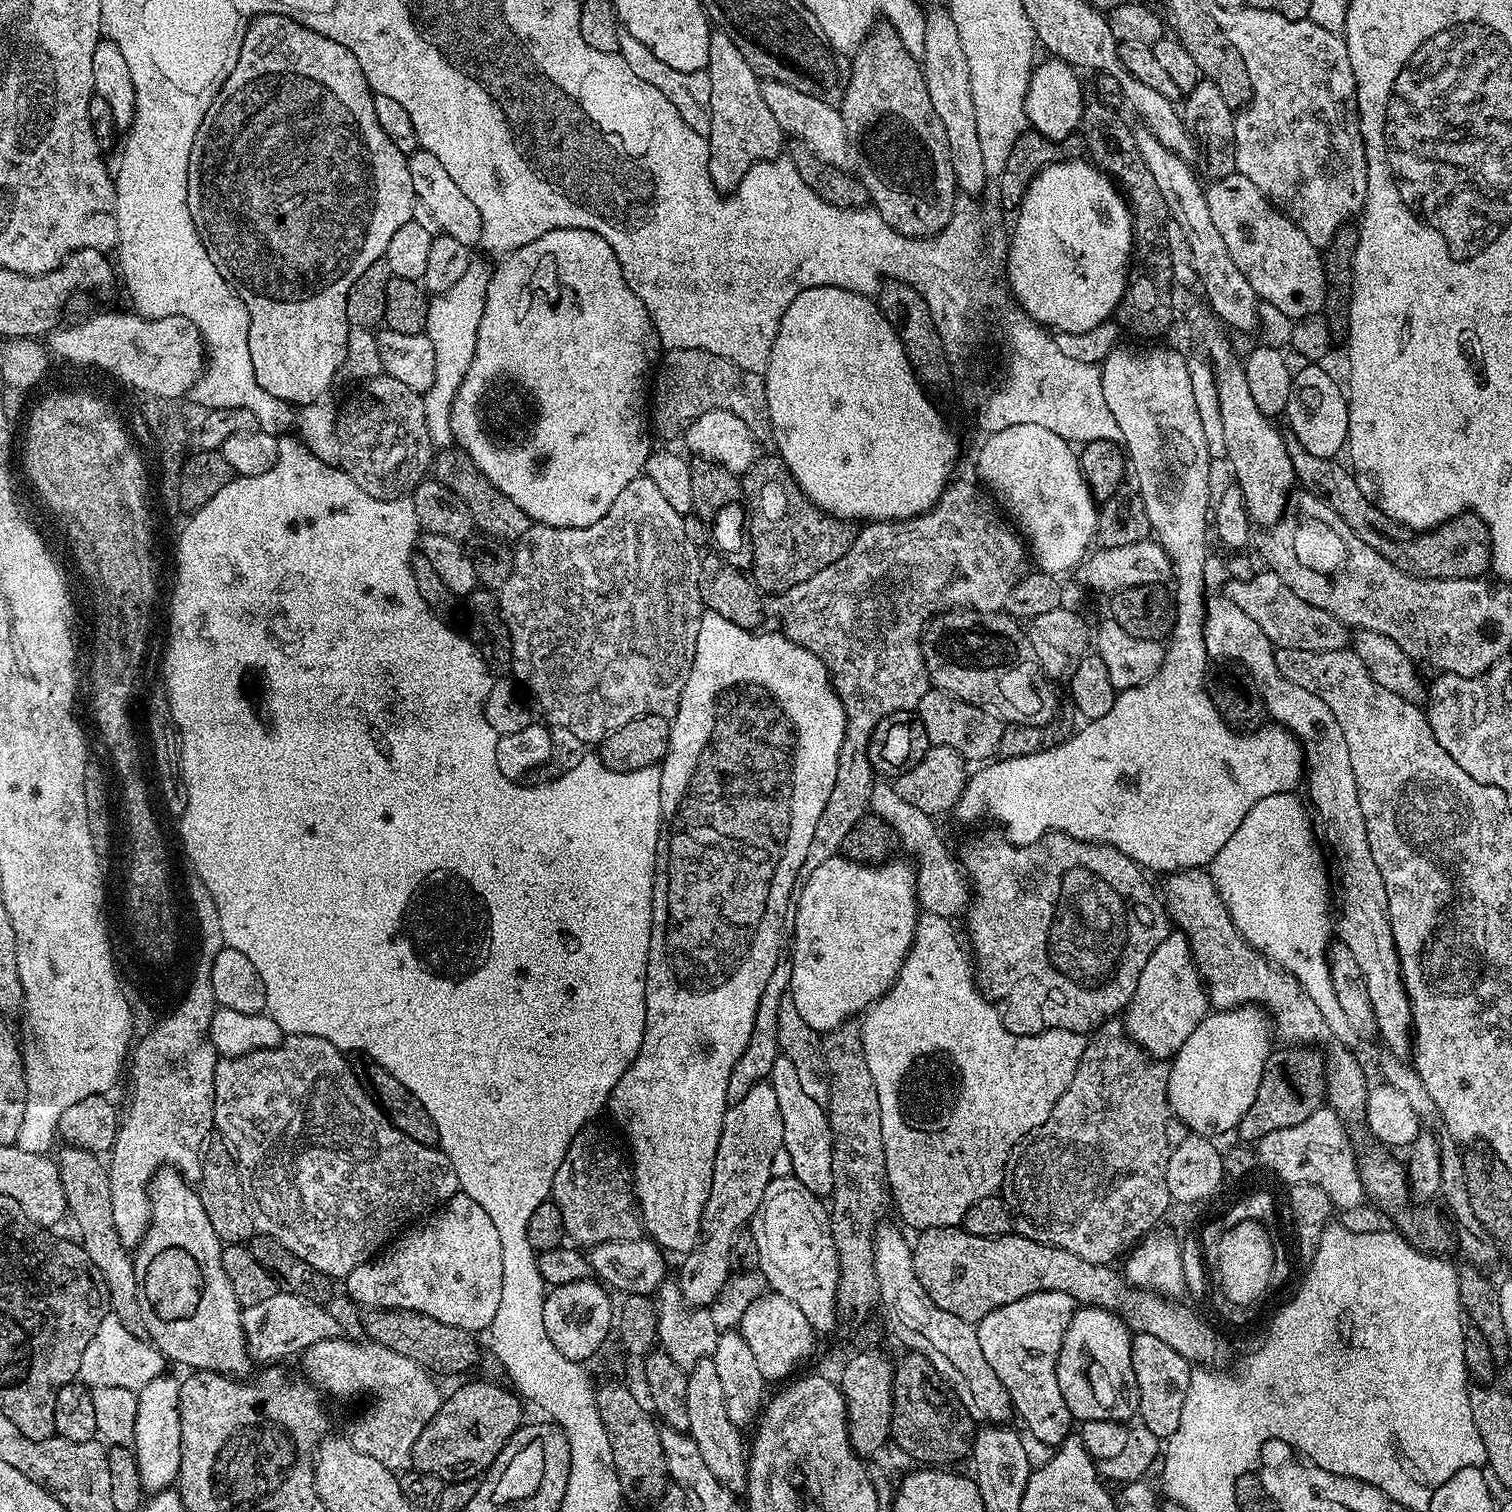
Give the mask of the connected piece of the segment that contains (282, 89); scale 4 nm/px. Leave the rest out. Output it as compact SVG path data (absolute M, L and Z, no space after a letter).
M267 12L264 16L257 16L251 24L248 25L248 33L244 36L244 41L240 47L240 53L232 66L230 78L226 78L226 82L222 86L222 90L214 98L214 102L210 106L210 110L204 116L202 126L196 135L196 141L192 147L192 171L194 182L188 186L188 205L190 206L190 218L196 227L196 233L200 235L200 240L206 246L206 254L210 254L210 262L214 262L214 266L218 270L218 274L222 274L222 278L239 292L242 302L248 311L250 318L250 334L248 341L250 342L251 361L254 362L254 372L258 378L258 384L270 394L274 394L279 400L285 400L287 404L293 406L303 406L306 404L317 403L328 392L328 387L336 380L336 375L342 372L348 358L348 330L349 322L346 318L346 294L350 294L350 286L354 286L354 282L358 282L358 278L370 266L374 266L374 262L384 259L384 251L390 246L390 238L394 238L394 234L398 230L402 230L402 226L406 226L413 219L412 207L417 207L418 201L414 194L414 186L410 182L410 166L408 165L408 156L402 150L398 150L398 146L394 146L394 142L390 142L390 138L386 134L386 130L382 130L382 126L378 122L378 114L374 114L374 102L372 101L374 93L372 88L366 82L366 78L362 72L362 66L358 64L358 58L354 58L354 54L350 54L350 50L346 50L346 46L342 46L337 40L326 38L322 34L318 34L314 30L310 30L306 26L302 26L296 20L291 20L288 16L282 14L270 14Z

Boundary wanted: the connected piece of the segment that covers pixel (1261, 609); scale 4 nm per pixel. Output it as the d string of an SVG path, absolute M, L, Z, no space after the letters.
M1257 571L1252 580L1229 579L1227 583L1222 588L1223 595L1228 596L1230 602L1234 602L1234 606L1240 607L1245 614L1250 614L1250 618L1262 626L1266 638L1270 638L1276 648L1338 652L1349 643L1349 629L1341 620L1334 618L1334 614L1326 614L1326 610L1318 610L1302 602L1302 598L1298 598L1298 594L1294 594L1294 590L1290 590L1282 578L1270 571Z

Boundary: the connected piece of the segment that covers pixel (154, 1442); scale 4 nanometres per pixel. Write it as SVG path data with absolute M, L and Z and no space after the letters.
M171 1374L165 1378L146 1382L144 1388L136 1392L138 1402L138 1418L136 1419L136 1434L134 1451L140 1481L144 1484L145 1493L155 1494L173 1487L178 1480L178 1469L182 1460L182 1418L180 1417L180 1380Z

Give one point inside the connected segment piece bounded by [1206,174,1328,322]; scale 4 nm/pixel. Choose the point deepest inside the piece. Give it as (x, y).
(1287, 271)

